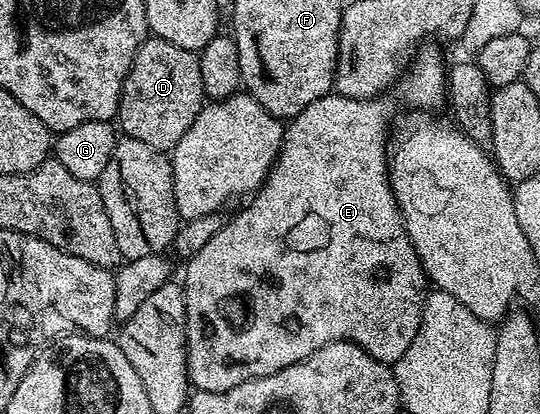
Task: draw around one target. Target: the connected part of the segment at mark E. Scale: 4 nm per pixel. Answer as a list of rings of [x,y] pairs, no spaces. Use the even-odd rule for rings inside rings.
[[[329,92],[325,98],[314,100],[314,104],[310,104],[310,108],[302,108],[302,112],[298,112],[296,118],[291,119],[287,123],[284,131],[284,142],[280,145],[280,155],[276,157],[276,163],[272,166],[272,171],[268,173],[268,178],[264,181],[264,185],[251,195],[249,206],[244,206],[235,215],[229,217],[228,222],[222,228],[222,232],[216,233],[206,245],[203,246],[202,252],[198,252],[194,257],[187,259],[184,270],[184,278],[182,277],[182,285],[184,287],[184,299],[186,300],[186,336],[188,337],[188,380],[196,390],[209,390],[210,392],[226,392],[230,388],[238,388],[238,384],[249,382],[255,378],[262,376],[270,376],[274,372],[282,372],[282,368],[290,368],[290,364],[298,364],[298,360],[306,360],[306,356],[314,356],[314,352],[318,348],[322,348],[326,344],[334,344],[335,342],[353,342],[358,344],[370,356],[374,356],[374,360],[379,362],[395,363],[404,352],[408,349],[414,336],[418,333],[420,321],[422,320],[423,306],[426,291],[429,289],[430,283],[428,277],[424,274],[424,269],[420,263],[420,257],[414,252],[410,236],[404,227],[404,218],[400,214],[400,209],[396,203],[396,197],[392,191],[392,181],[388,179],[388,163],[390,161],[390,134],[388,138],[388,106],[383,102],[384,98],[375,96],[373,98],[347,98],[335,92]]]

